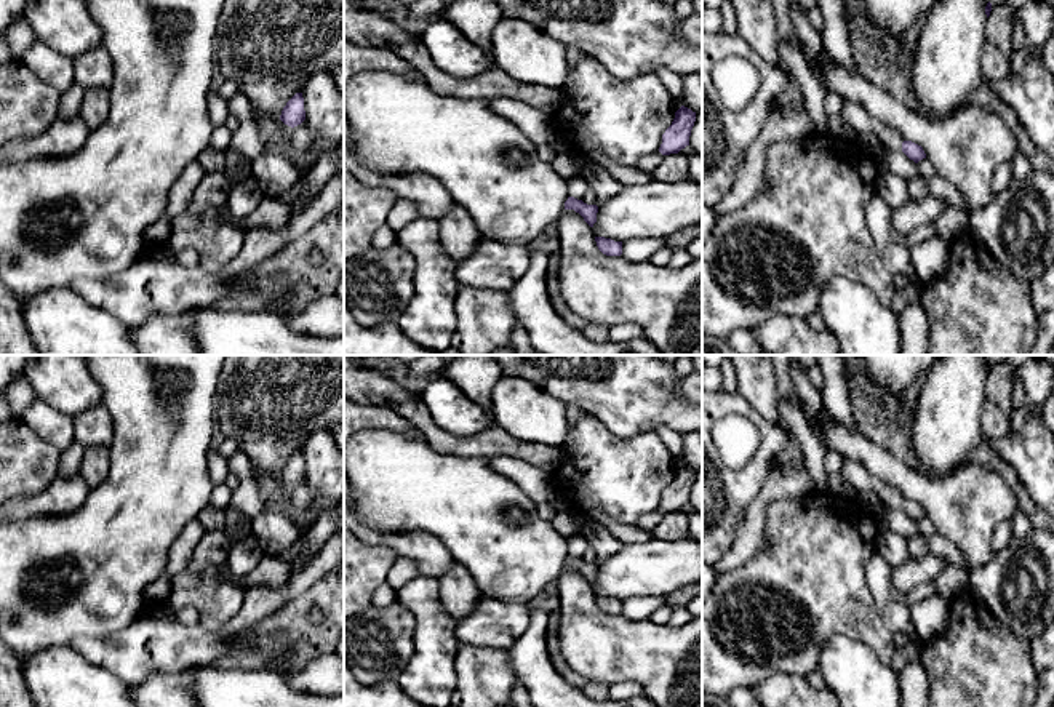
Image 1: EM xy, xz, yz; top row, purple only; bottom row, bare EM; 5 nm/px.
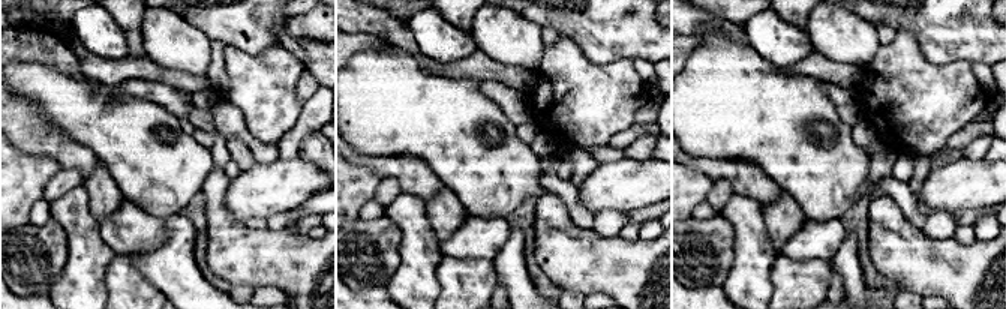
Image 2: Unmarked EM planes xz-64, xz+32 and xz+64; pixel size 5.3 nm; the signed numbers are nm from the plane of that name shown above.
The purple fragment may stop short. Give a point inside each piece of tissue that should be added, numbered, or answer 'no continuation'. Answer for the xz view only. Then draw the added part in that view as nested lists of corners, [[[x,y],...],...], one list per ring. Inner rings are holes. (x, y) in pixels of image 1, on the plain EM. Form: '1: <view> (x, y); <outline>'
1: xz (578, 544); [[[579,526],[579,529],[571,537],[568,537],[568,553],[582,558],[587,547],[589,547],[589,541],[581,533],[581,526]]]

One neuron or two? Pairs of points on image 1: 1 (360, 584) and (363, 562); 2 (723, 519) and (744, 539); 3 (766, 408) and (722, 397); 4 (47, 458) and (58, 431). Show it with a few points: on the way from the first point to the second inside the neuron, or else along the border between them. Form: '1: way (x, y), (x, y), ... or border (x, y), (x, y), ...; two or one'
1: way (360, 579), (362, 567); one
2: border (754, 498), (731, 547), (718, 562); two
3: border (738, 392), (774, 424); two
4: border (23, 419), (61, 453); two

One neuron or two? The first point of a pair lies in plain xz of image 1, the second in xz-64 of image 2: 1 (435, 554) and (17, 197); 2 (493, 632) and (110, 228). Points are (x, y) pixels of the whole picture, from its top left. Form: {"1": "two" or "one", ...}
{"1": "two", "2": "one"}

